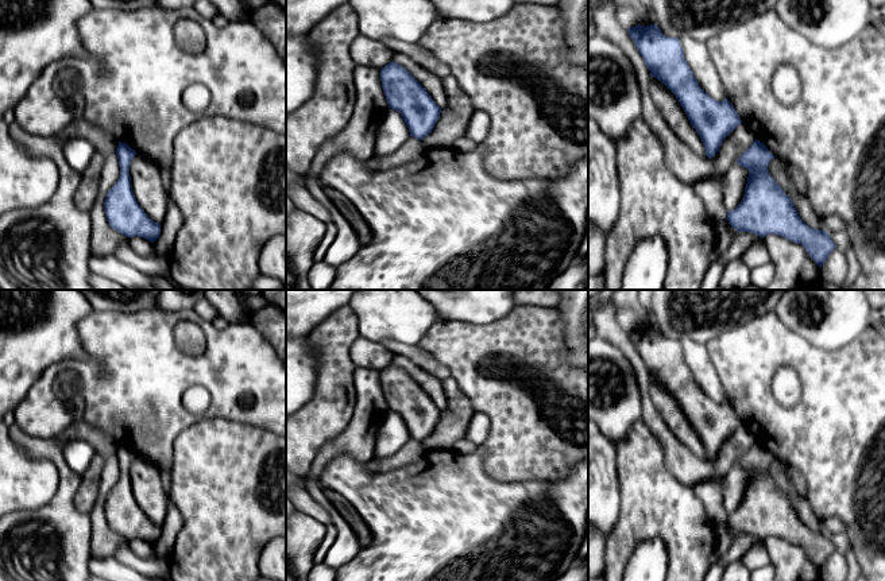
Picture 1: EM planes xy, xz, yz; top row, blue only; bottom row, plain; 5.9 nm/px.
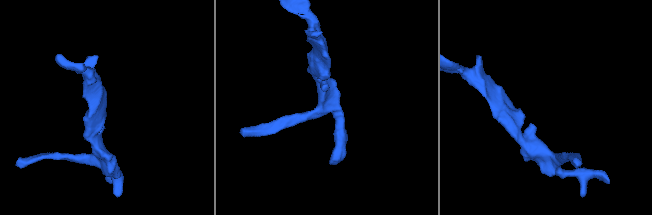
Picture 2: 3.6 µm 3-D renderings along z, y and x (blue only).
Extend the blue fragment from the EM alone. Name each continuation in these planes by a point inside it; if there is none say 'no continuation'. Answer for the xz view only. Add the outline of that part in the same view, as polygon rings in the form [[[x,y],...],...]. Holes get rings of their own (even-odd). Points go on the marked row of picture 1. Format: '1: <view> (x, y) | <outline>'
no continuation

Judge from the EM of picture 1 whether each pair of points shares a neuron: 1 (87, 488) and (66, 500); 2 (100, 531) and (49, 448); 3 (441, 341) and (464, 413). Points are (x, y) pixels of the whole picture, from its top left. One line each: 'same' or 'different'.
1: different
2: different
3: different

